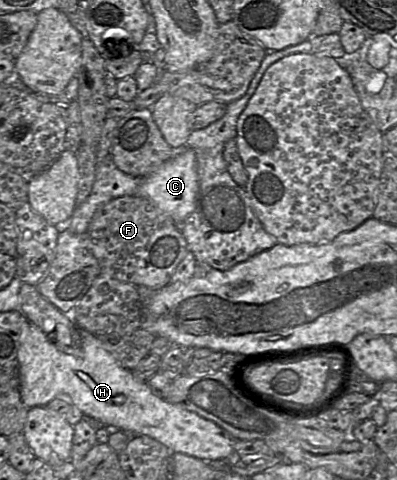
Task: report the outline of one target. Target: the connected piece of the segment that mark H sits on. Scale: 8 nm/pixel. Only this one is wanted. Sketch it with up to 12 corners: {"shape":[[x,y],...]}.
{"shape":[[29,321],[28,408],[60,399],[109,430],[228,461],[237,439],[156,396],[82,329],[60,345]]}

